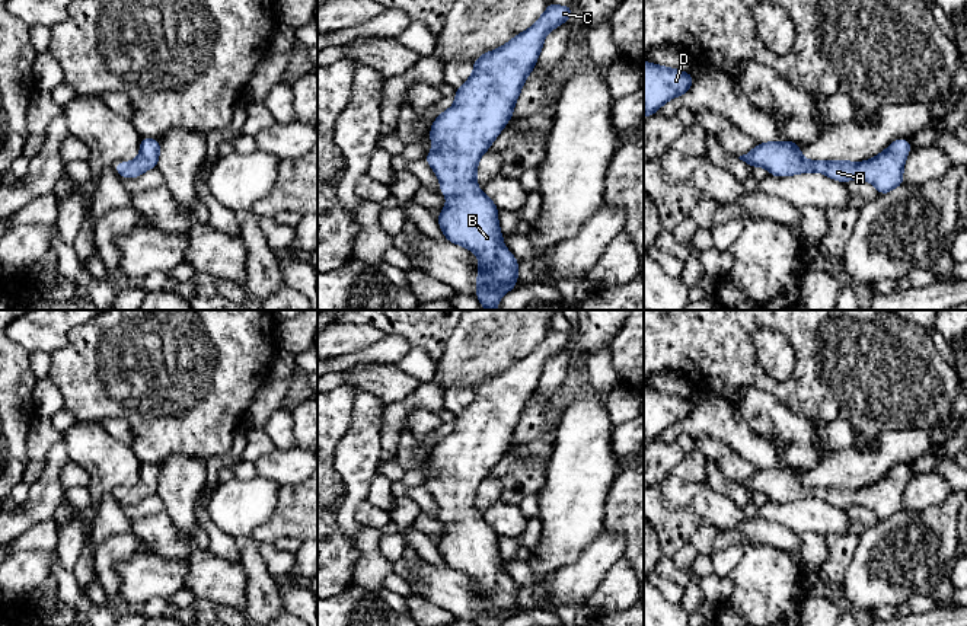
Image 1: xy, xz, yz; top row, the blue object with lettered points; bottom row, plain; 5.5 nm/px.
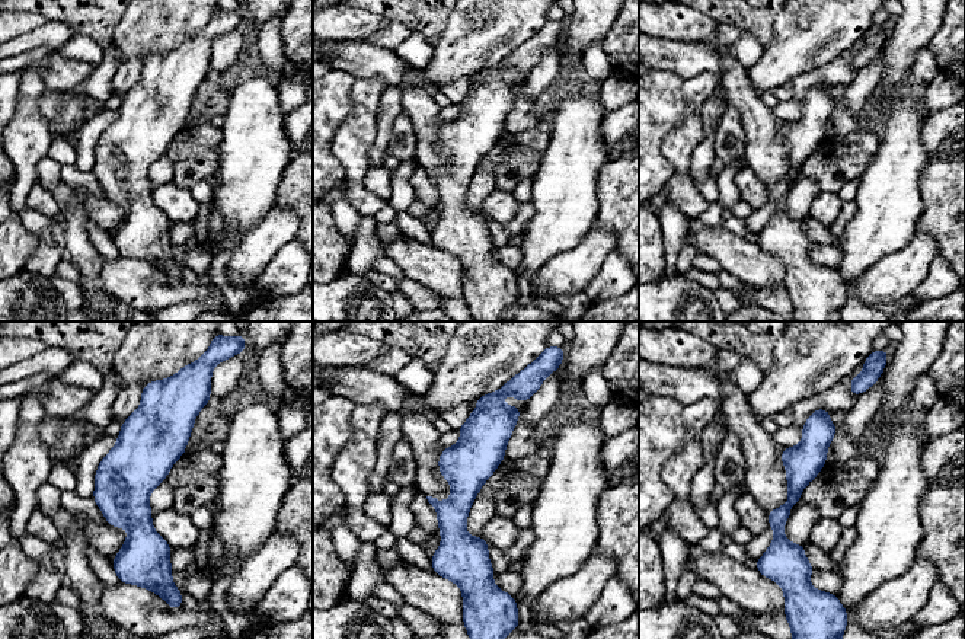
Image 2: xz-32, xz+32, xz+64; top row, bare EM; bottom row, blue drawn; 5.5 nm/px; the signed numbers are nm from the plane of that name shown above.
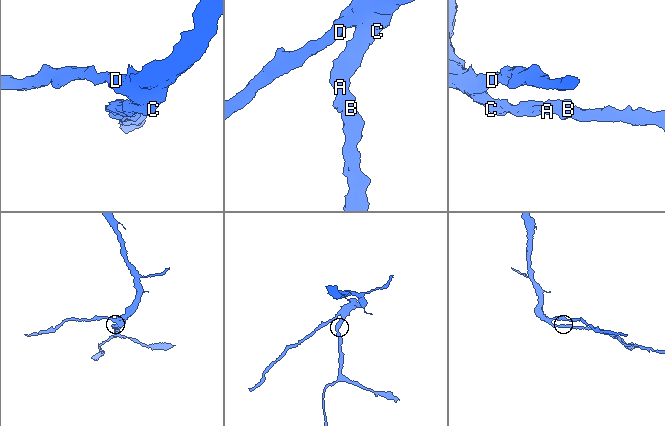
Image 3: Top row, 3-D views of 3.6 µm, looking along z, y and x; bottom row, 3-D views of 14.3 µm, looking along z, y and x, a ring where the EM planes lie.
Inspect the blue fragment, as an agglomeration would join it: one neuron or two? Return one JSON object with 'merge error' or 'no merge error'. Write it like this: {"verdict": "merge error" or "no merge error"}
{"verdict": "no merge error"}

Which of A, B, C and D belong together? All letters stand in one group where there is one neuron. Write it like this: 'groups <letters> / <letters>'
groups A B C D

